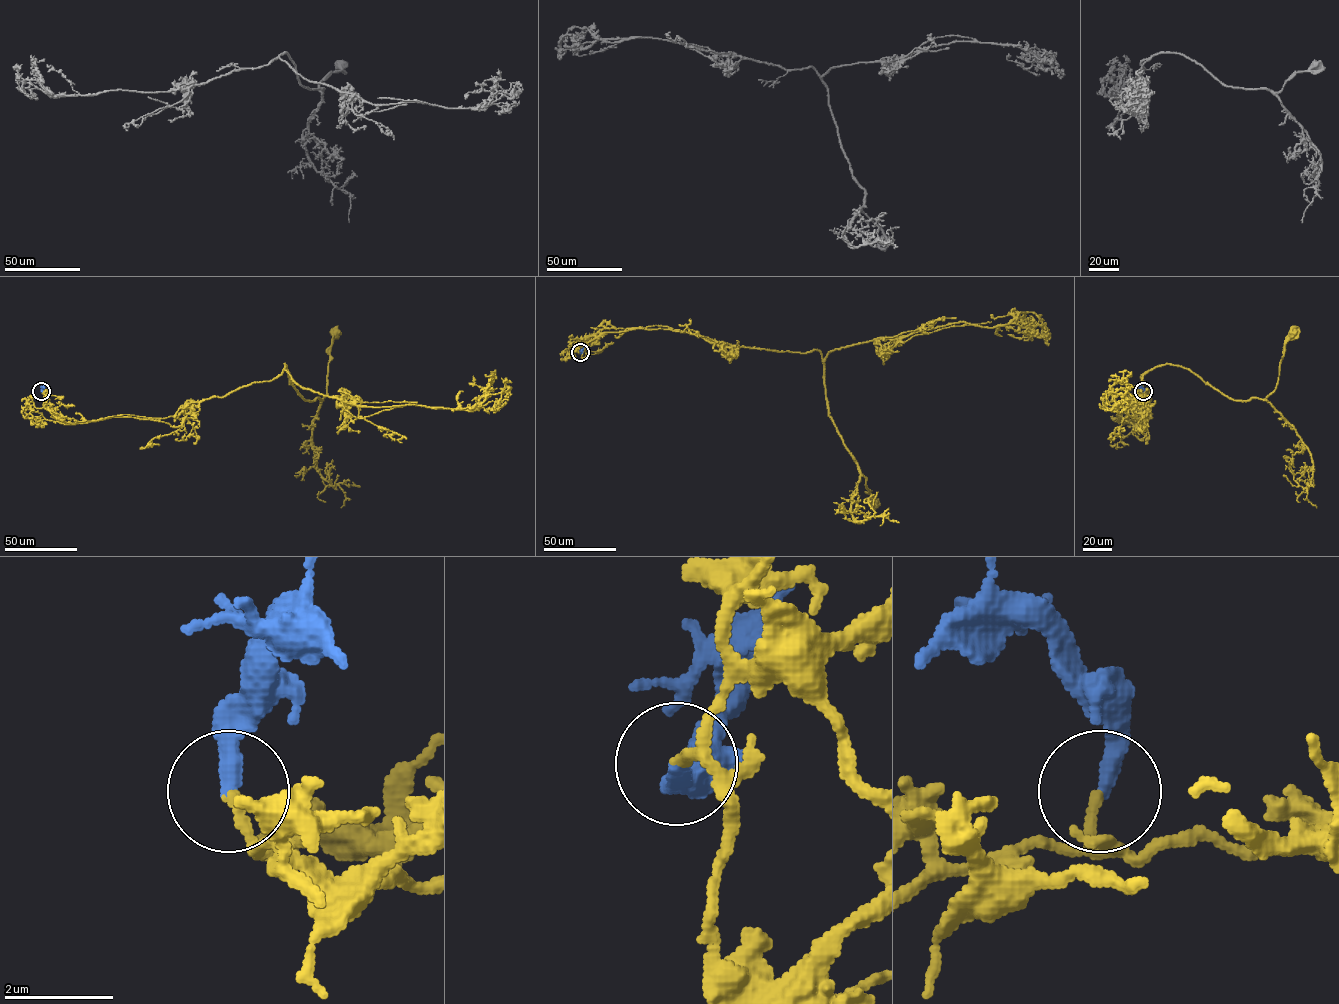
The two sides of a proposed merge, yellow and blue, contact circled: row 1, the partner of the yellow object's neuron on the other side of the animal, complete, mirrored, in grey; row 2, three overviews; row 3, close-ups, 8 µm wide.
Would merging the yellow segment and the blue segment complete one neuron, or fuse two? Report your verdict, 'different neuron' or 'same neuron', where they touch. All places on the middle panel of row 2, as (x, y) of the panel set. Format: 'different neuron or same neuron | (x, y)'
same neuron | (580, 352)

